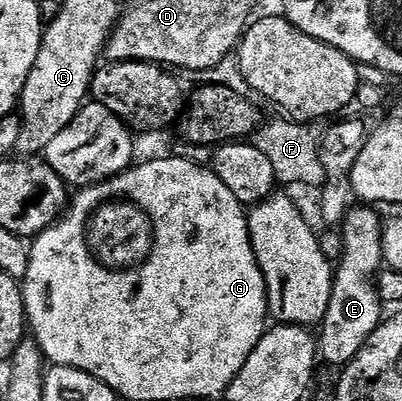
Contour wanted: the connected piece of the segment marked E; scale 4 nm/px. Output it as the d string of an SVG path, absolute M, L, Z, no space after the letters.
M357 212L351 213L345 221L343 256L334 268L332 293L326 314L322 317L324 333L318 336L318 356L328 364L347 366L363 350L374 330L381 324L382 303L376 291L377 275L383 263L381 229L360 228L364 218Z

